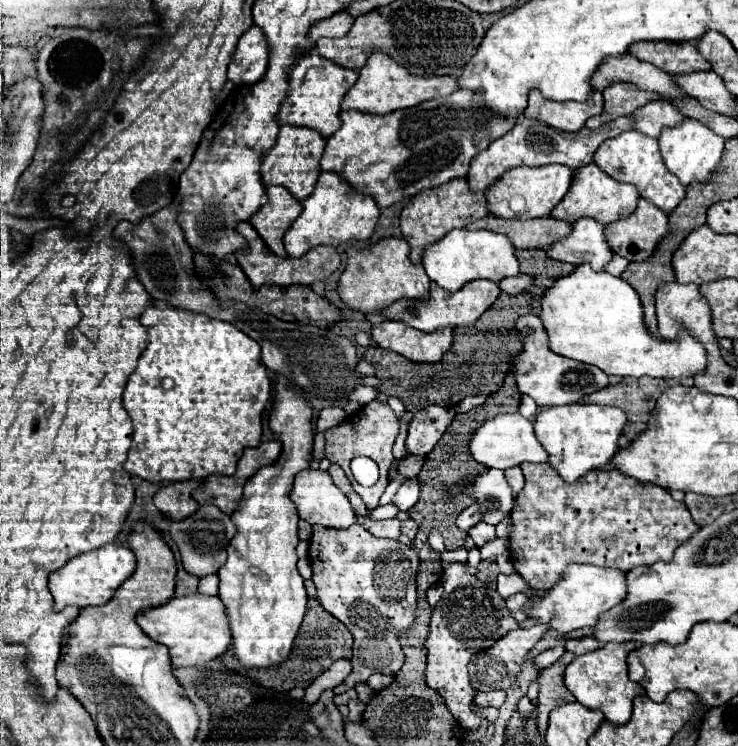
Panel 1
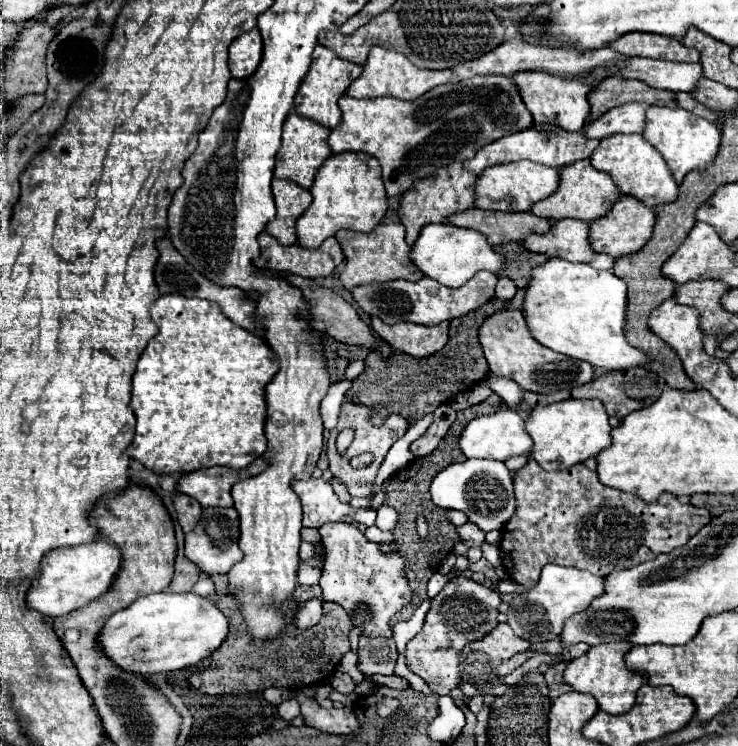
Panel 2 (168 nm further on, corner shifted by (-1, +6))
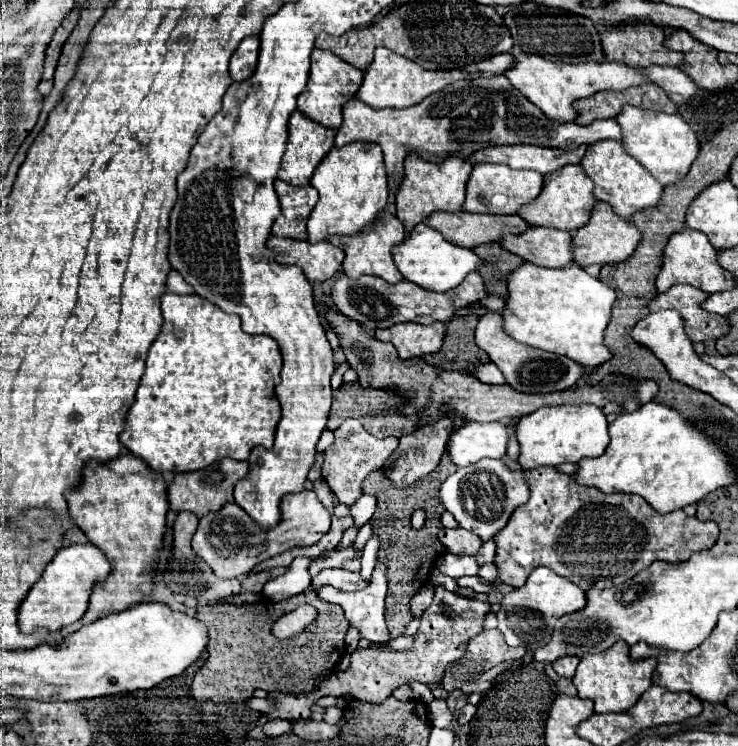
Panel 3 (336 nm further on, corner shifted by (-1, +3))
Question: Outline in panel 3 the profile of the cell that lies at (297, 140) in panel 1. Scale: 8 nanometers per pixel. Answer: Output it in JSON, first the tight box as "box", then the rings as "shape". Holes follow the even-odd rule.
{"box":[279,111,335,185],"shape":[[[295,111],[289,119],[289,141],[279,179],[289,185],[307,185],[315,167],[335,143],[335,129],[323,127]]]}

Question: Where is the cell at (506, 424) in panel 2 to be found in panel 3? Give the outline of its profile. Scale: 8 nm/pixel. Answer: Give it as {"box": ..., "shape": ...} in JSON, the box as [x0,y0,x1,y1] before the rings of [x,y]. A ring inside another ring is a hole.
{"box":[447,423,507,467],"shape":[[[465,423],[455,429],[447,445],[457,467],[467,467],[483,457],[501,459],[507,451],[507,427],[503,423]]]}

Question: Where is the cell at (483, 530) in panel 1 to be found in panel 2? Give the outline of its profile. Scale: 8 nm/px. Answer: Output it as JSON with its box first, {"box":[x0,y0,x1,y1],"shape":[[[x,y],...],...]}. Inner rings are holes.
{"box":[457,522,485,546],"shape":[[[467,522],[467,524],[463,524],[463,526],[457,528],[457,530],[459,530],[461,540],[463,540],[467,546],[481,546],[481,544],[485,542],[485,534],[483,534],[481,528],[475,526],[473,522]]]}

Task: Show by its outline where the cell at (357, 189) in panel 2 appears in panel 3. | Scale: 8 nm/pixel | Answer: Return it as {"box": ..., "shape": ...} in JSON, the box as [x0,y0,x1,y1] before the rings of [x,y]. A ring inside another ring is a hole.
{"box":[307,143,387,243],"shape":[[[349,143],[333,147],[317,165],[311,185],[319,191],[319,201],[307,219],[309,243],[325,241],[329,235],[355,235],[371,225],[387,205],[387,173],[383,151],[377,143]]]}

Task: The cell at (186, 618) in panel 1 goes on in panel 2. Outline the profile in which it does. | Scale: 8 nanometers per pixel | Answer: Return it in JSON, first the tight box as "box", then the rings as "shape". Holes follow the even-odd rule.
{"box":[99,592,229,676],"shape":[[[161,592],[141,596],[129,608],[111,614],[99,634],[99,642],[117,666],[149,676],[197,664],[199,660],[211,656],[227,634],[229,620],[213,600],[193,592]]]}

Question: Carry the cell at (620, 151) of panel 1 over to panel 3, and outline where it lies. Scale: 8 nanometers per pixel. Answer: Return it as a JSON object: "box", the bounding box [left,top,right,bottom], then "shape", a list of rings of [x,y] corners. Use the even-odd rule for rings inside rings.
{"box":[579,141,663,219],"shape":[[[601,141],[589,145],[579,165],[583,167],[585,175],[593,179],[595,199],[609,203],[613,211],[623,219],[629,219],[633,213],[645,207],[655,207],[661,199],[663,185],[639,161],[629,157],[619,141]]]}

